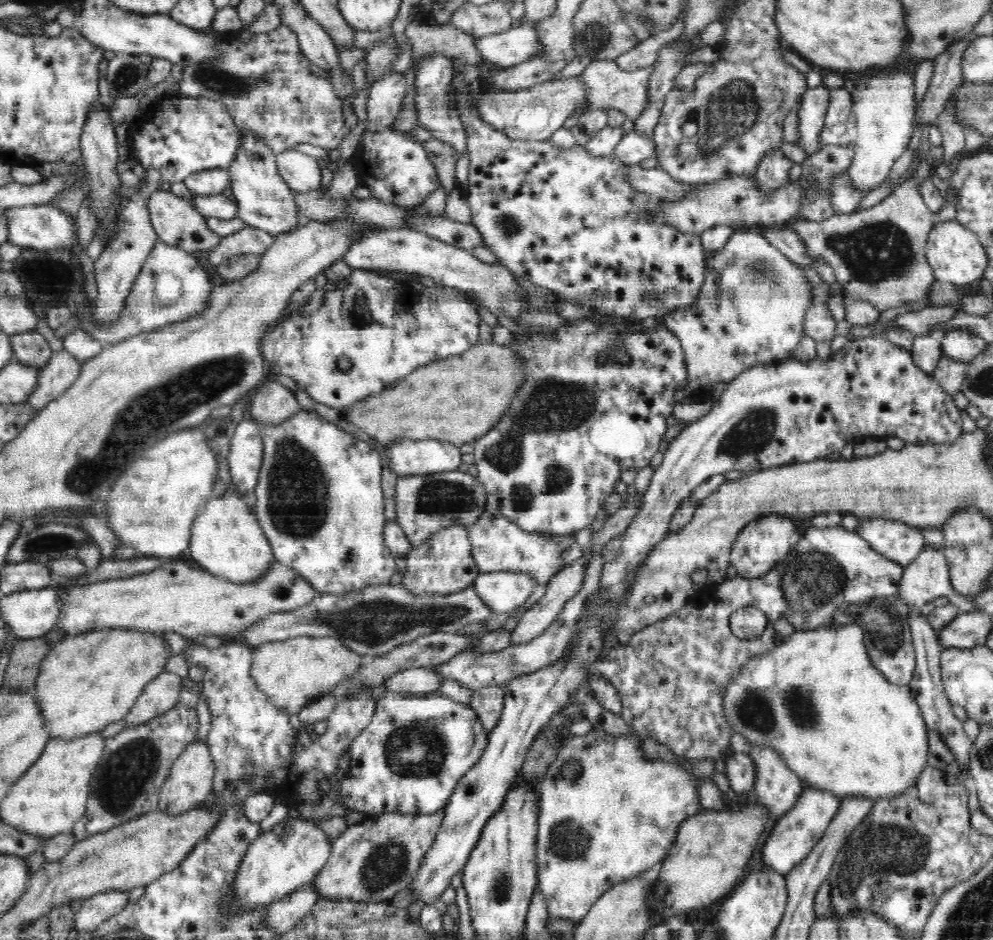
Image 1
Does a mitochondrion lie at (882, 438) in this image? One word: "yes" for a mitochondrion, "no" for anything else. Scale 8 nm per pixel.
no

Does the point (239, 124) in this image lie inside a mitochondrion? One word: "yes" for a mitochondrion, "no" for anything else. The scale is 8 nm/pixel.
no

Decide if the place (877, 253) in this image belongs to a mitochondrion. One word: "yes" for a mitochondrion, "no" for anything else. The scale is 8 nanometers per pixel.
yes

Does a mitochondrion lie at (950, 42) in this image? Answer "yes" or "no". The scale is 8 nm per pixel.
no

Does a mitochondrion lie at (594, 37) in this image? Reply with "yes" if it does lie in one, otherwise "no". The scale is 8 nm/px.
yes

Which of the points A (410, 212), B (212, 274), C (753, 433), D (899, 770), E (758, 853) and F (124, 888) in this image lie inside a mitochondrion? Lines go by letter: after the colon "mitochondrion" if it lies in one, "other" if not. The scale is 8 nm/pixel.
A: other
B: other
C: mitochondrion
D: other
E: other
F: other

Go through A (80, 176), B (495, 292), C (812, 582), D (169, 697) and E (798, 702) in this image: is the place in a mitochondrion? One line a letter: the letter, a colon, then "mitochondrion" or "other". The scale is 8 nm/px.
A: other
B: other
C: mitochondrion
D: other
E: mitochondrion

